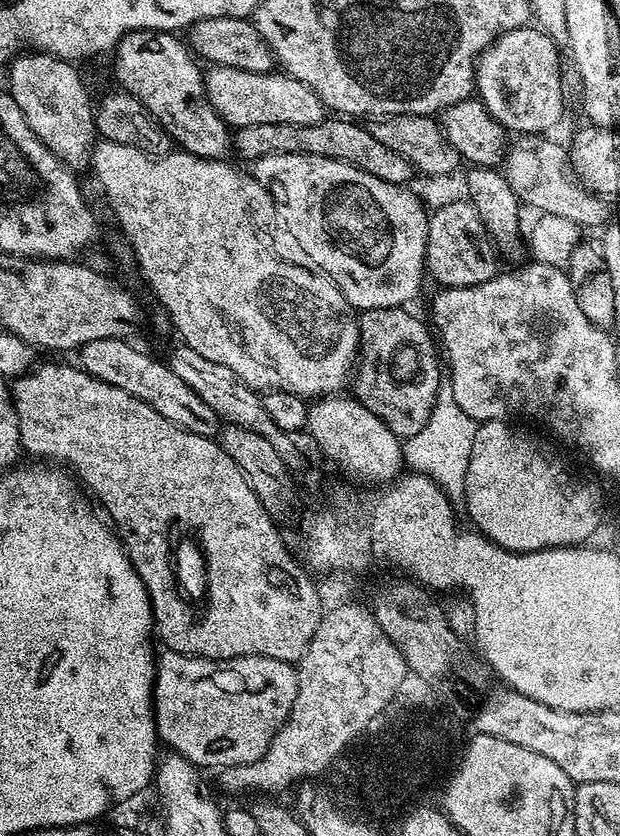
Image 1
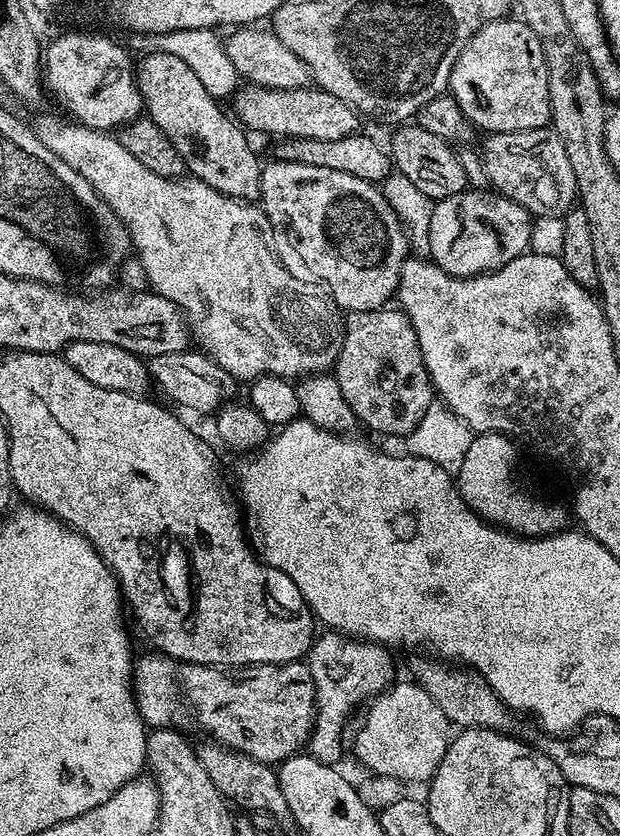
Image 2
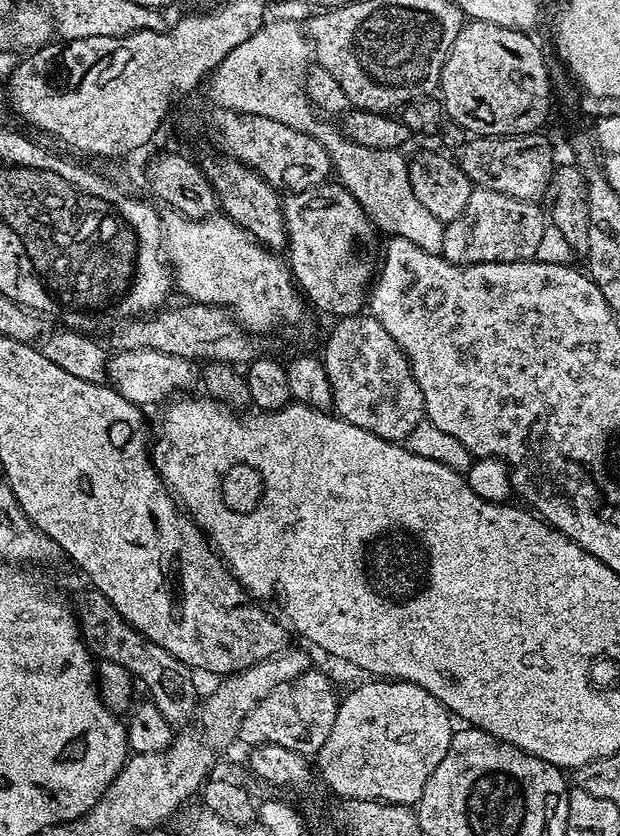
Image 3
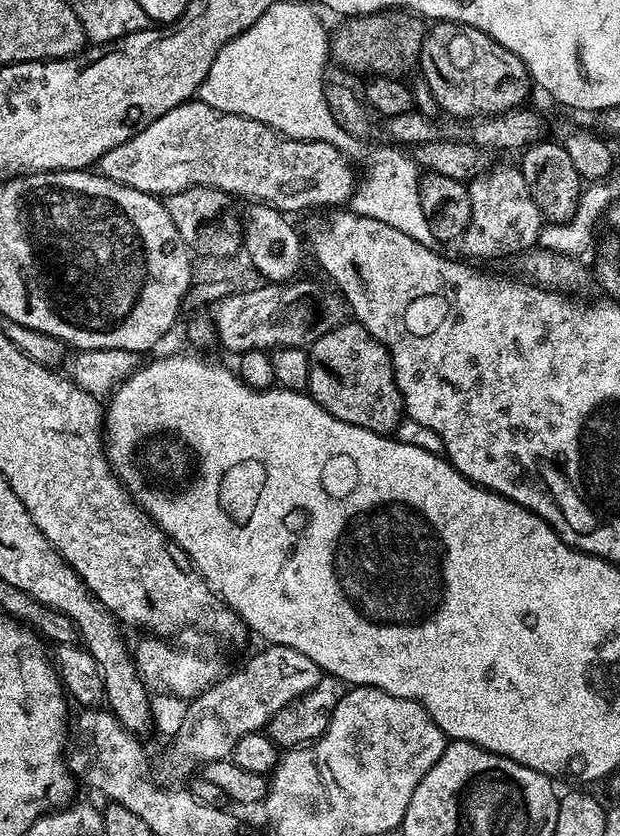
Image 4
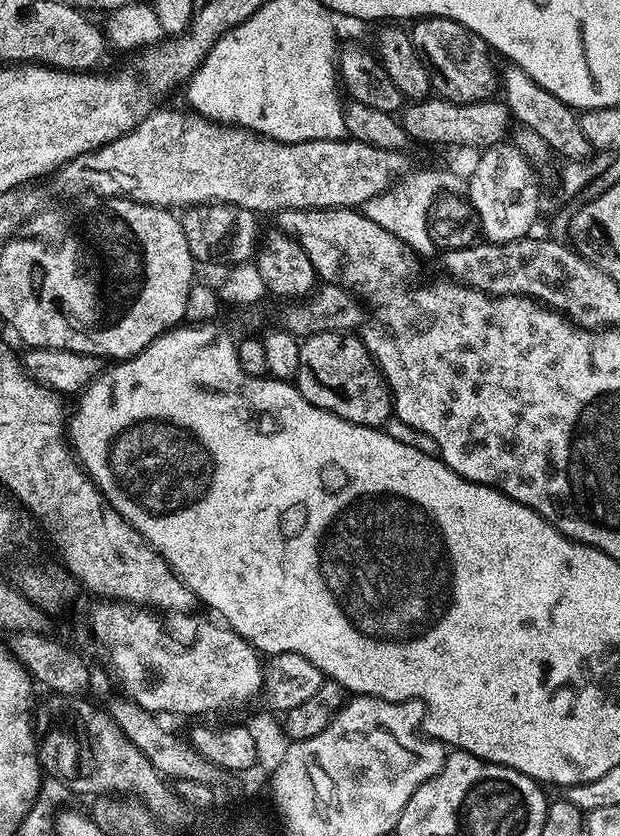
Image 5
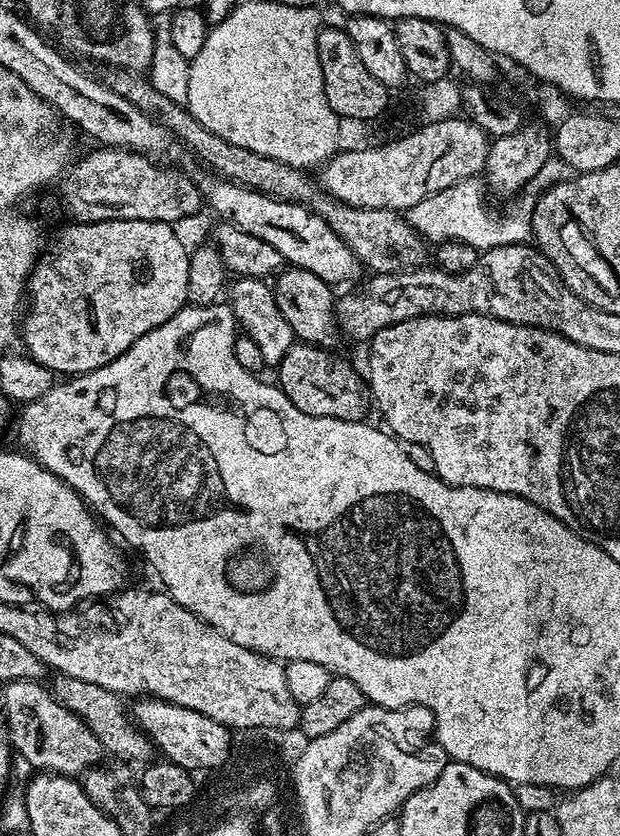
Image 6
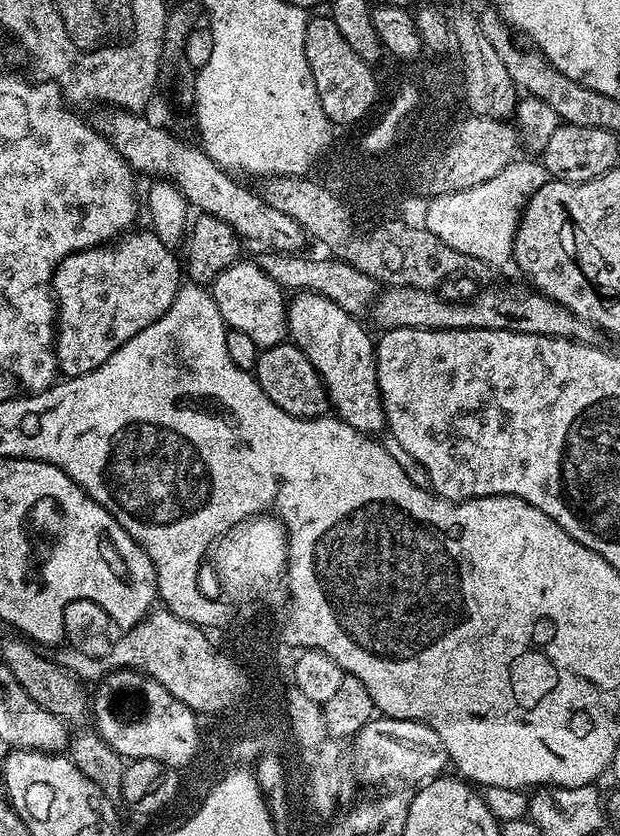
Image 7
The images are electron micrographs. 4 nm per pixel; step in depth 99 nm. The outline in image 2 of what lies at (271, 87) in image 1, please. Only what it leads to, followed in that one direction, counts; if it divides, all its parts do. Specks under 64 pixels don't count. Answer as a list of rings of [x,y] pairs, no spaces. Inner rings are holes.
[[[244,86],[235,93],[236,112],[234,116],[245,129],[256,132],[269,132],[279,138],[322,138],[333,140],[343,136],[354,136],[361,131],[360,113],[346,102],[334,98],[334,94],[323,92],[315,86],[306,88],[268,88]]]

